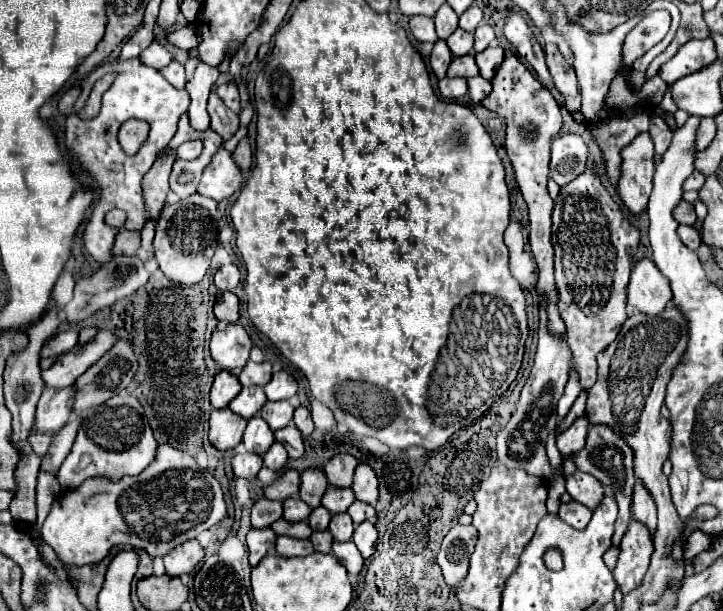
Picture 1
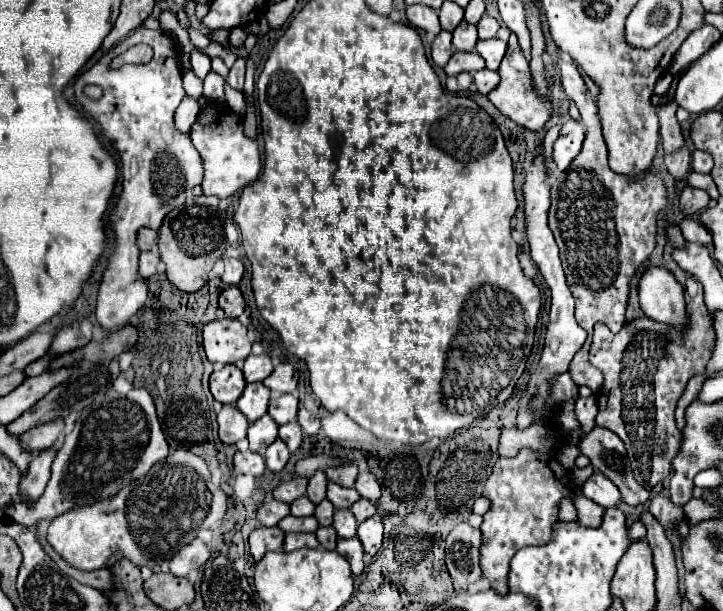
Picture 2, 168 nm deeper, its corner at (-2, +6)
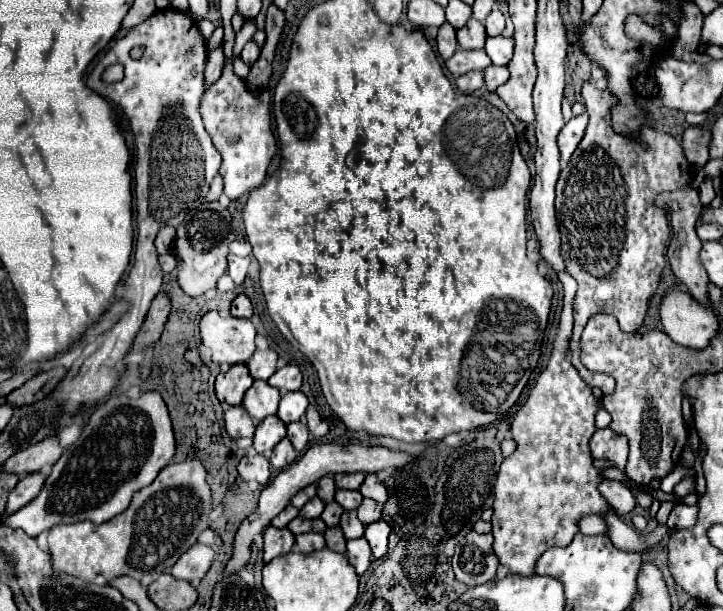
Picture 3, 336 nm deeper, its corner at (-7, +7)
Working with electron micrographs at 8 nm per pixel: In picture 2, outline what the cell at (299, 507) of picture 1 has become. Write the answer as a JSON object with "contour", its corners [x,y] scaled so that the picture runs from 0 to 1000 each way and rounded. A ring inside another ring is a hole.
{"contour":[[[415,812],[412,818],[407,818],[401,831],[404,831],[404,845],[432,845],[437,828],[426,818],[426,812]]]}

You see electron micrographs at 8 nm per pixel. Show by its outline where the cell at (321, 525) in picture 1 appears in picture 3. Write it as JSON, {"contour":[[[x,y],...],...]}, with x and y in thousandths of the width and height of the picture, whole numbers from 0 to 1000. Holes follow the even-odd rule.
{"contour":[[[458,820],[450,827],[450,836],[444,840],[444,849],[452,856],[452,863],[463,863],[469,859],[469,846],[474,840],[474,830],[469,830],[469,823]]]}

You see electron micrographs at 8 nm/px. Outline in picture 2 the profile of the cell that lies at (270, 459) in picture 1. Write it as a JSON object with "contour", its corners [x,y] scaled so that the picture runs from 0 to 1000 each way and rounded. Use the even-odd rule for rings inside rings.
{"contour":[[[382,717],[382,720],[368,733],[368,743],[365,743],[365,753],[368,753],[371,769],[376,769],[376,773],[387,773],[387,769],[396,763],[398,746],[401,746],[398,730],[396,730],[387,717]]]}

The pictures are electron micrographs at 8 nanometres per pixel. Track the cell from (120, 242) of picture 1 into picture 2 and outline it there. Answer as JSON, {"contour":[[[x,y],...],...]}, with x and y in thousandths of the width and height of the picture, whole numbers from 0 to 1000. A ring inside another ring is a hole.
{"contour":[[[196,373],[191,380],[191,403],[194,403],[194,409],[207,409],[216,399],[216,390],[219,390],[219,380],[213,380],[207,373]]]}

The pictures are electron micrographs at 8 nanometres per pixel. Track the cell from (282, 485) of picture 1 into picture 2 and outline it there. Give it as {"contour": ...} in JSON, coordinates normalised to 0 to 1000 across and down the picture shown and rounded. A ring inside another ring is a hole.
{"contour":[[[401,782],[396,789],[390,789],[387,795],[379,799],[379,815],[387,818],[387,822],[396,822],[396,825],[404,825],[409,815],[415,815],[423,802],[420,802],[420,789],[423,782]]]}

